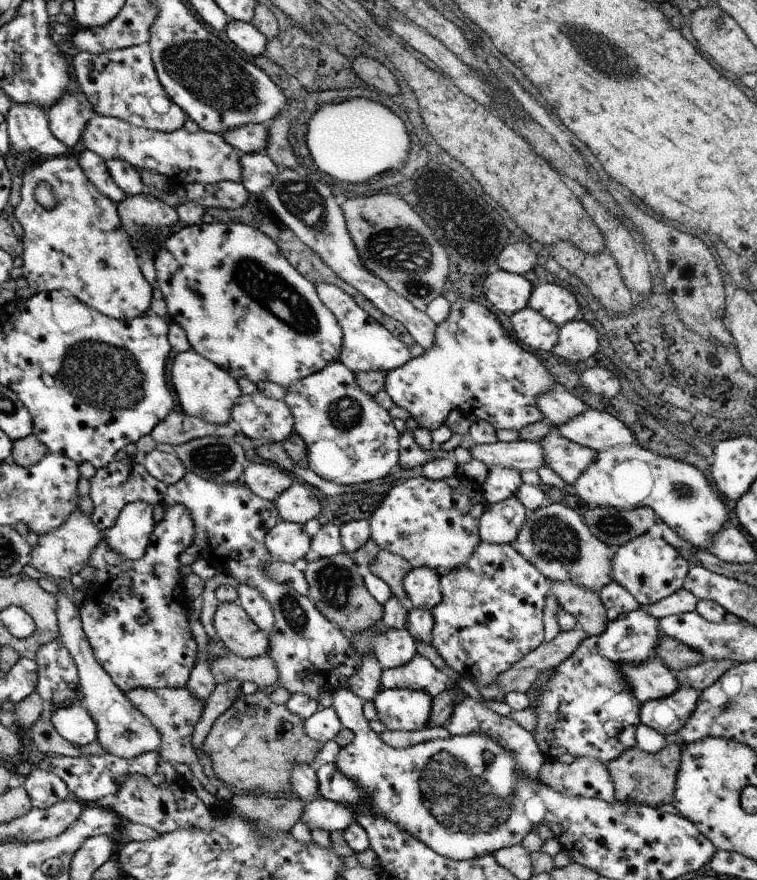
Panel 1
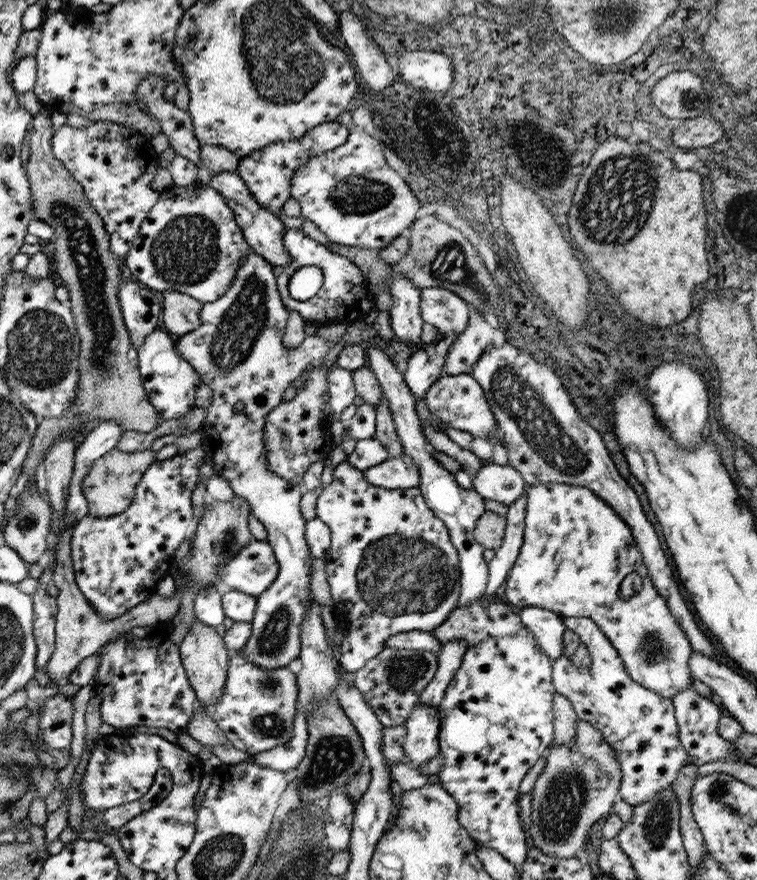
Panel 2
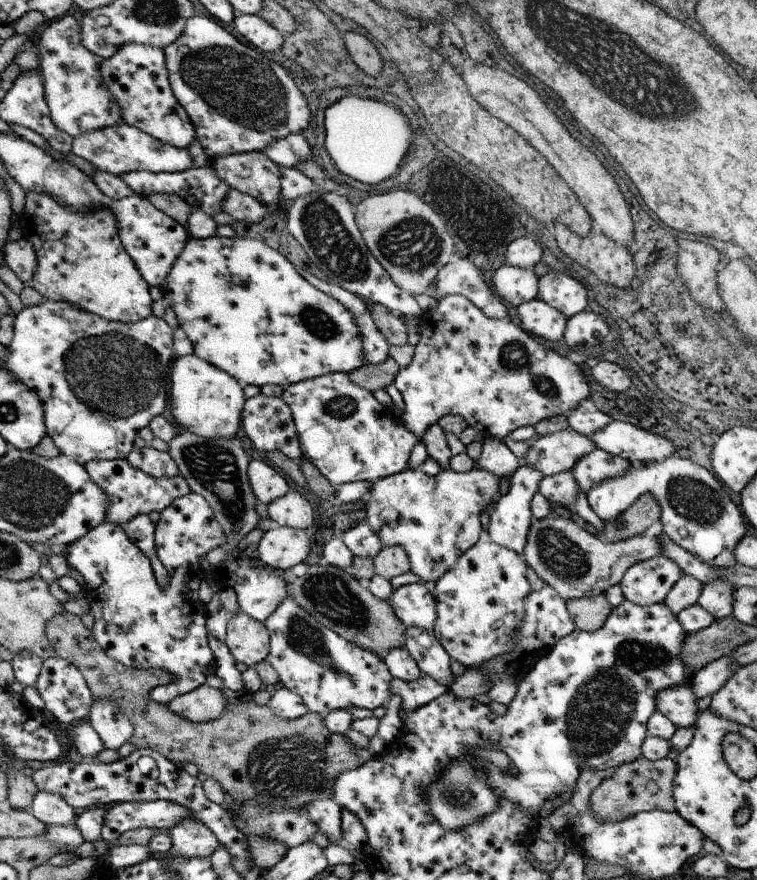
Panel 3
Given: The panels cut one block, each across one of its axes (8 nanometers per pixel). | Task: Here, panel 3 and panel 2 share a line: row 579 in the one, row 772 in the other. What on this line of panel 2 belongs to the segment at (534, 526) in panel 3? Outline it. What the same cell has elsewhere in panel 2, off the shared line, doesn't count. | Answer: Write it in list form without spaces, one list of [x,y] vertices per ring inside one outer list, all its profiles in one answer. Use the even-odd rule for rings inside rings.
[[[577,720],[576,741],[574,741],[572,745],[564,745],[564,743],[558,743],[558,745],[556,745],[556,743],[552,742],[544,755],[546,755],[546,765],[544,766],[542,773],[538,776],[532,790],[532,825],[530,825],[530,830],[526,833],[528,834],[529,842],[537,848],[540,848],[545,854],[556,855],[556,857],[560,858],[576,857],[578,850],[583,849],[585,843],[587,843],[591,826],[598,822],[605,814],[610,813],[612,805],[615,803],[616,799],[619,798],[622,769],[620,769],[620,763],[617,759],[615,750],[605,741],[602,733],[594,728],[590,722],[586,722],[586,720]]]

